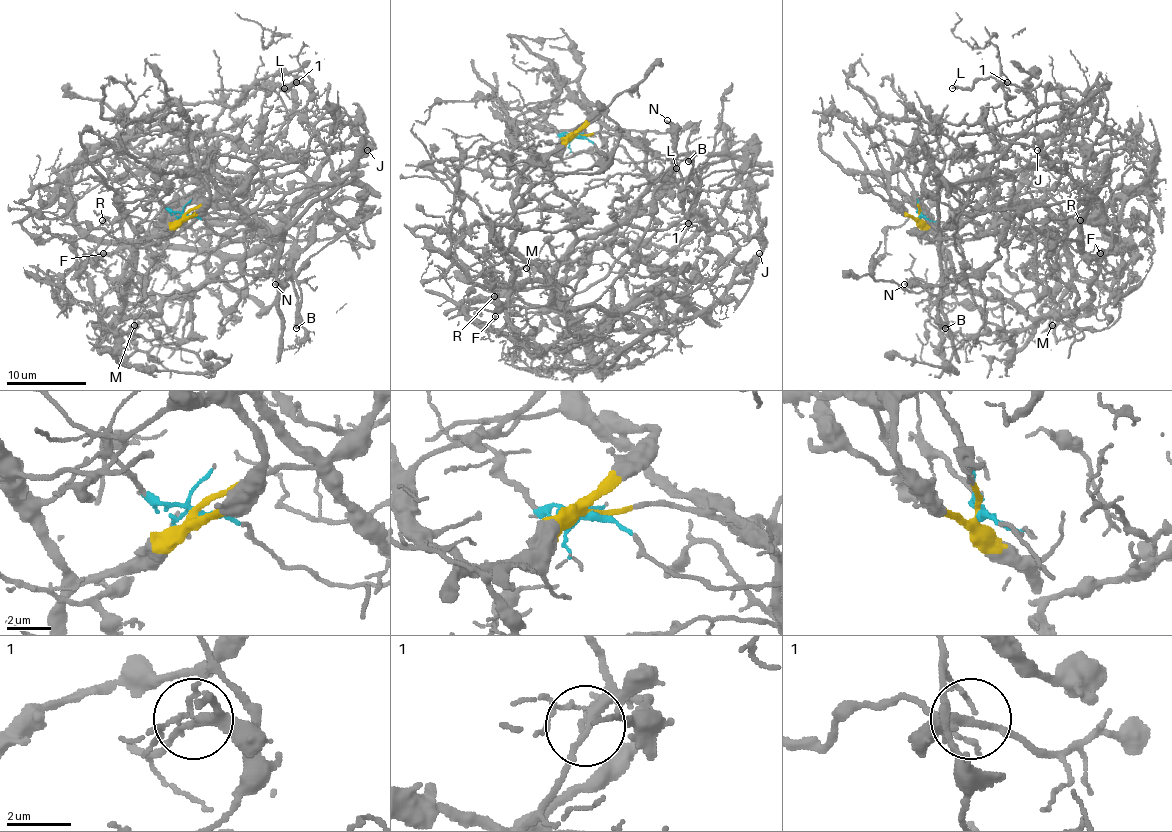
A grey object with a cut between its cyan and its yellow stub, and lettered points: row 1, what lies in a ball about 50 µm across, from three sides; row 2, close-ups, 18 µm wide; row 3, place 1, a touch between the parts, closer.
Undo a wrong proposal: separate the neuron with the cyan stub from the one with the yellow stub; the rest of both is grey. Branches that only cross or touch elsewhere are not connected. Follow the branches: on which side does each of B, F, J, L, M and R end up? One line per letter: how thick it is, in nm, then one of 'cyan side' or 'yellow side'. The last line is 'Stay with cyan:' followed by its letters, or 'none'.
B: calibre 550 nm; yellow side
F: calibre 150 nm; yellow side
J: calibre 280 nm; yellow side
L: calibre 200 nm; yellow side
M: calibre 110 nm; yellow side
R: calibre 130 nm; yellow side
Stay with cyan: none

